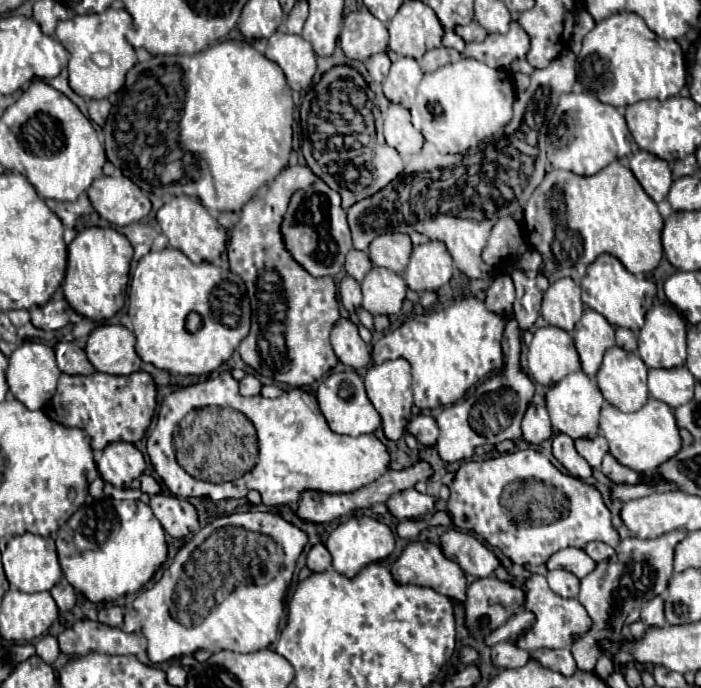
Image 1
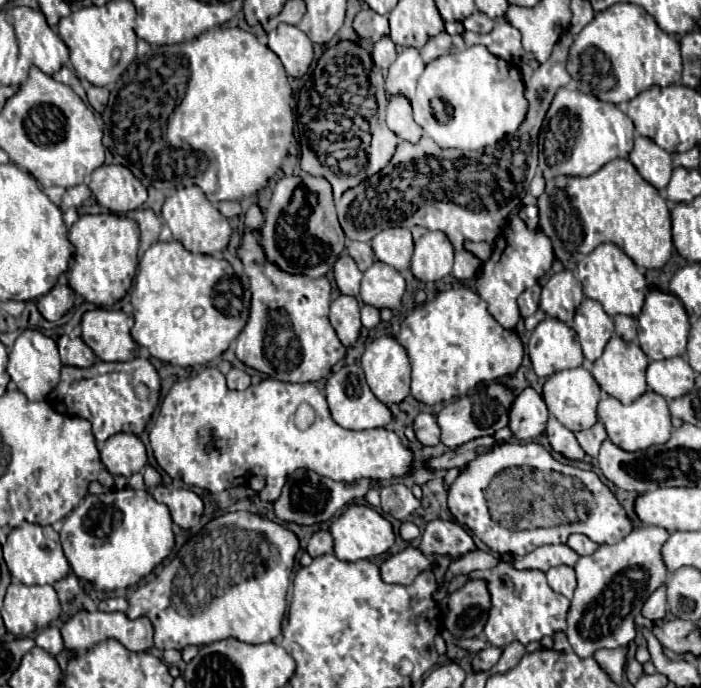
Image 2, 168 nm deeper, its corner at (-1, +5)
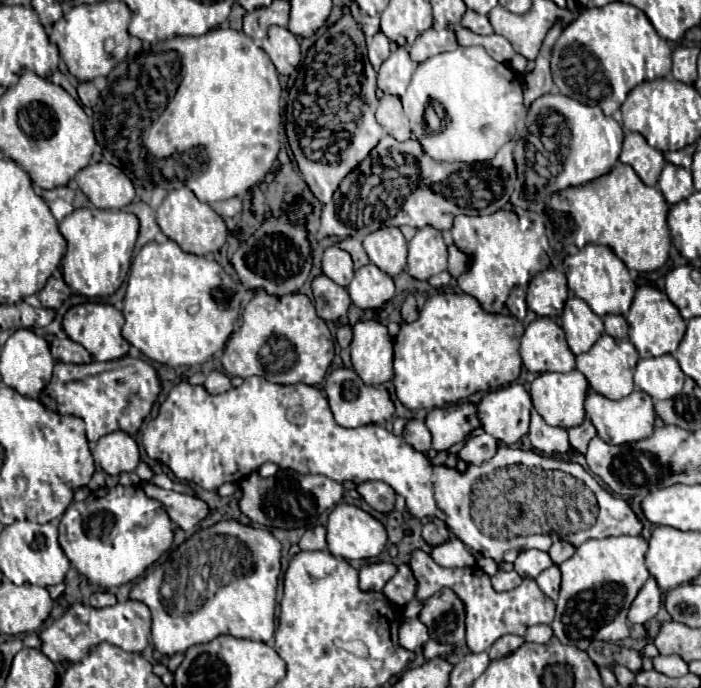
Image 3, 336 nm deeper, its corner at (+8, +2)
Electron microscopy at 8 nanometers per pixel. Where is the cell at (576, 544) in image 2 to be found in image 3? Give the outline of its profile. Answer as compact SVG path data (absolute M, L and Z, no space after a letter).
M560 540L560 542L554 542L554 544L550 546L548 556L550 556L550 560L554 560L556 566L560 566L564 560L568 560L568 558L574 554L574 550L576 550L576 548L574 548L572 544Z

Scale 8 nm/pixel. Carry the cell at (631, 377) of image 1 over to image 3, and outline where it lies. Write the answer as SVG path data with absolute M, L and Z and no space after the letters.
M602 334L588 352L584 352L582 356L576 356L576 370L580 370L586 376L592 390L596 390L598 394L602 394L610 400L620 400L634 390L632 374L634 374L638 360L640 360L640 356L628 338L614 340L612 336Z

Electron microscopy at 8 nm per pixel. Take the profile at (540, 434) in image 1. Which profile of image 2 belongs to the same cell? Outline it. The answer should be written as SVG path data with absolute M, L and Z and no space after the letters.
M523 389L509 413L509 429L515 437L523 441L531 441L545 431L549 413L541 395L535 389Z

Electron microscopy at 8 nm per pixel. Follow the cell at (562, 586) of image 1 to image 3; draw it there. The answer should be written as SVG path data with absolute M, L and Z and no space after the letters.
M550 566L544 572L540 572L536 576L536 582L548 598L552 598L552 600L558 598L558 590L560 590L560 570L558 570L558 566Z

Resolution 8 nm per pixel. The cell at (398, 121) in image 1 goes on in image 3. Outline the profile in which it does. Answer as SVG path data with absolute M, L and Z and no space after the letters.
M382 96L380 98L378 110L376 110L376 120L380 122L380 126L384 128L386 134L394 136L400 142L408 140L412 136L408 118L402 110L402 104L400 104L398 96Z

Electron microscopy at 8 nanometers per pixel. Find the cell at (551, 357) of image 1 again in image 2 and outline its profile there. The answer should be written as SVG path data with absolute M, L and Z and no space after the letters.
M545 317L529 337L527 353L539 377L551 377L557 371L573 369L583 363L581 345L575 331L563 321Z

